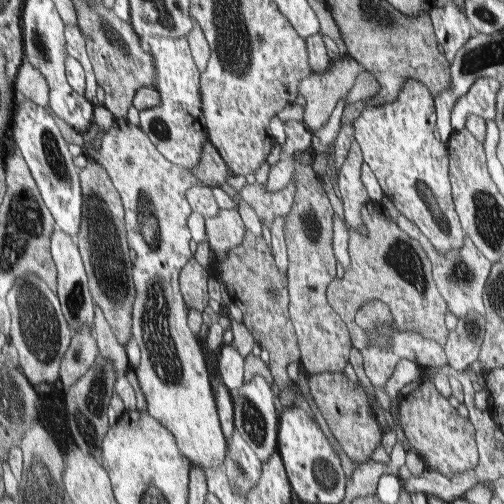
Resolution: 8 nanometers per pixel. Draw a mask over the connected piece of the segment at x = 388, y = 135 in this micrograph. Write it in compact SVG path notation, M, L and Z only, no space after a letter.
M408 77L398 97L392 103L364 109L351 125L364 163L374 172L383 194L395 204L400 214L410 220L416 228L420 228L420 232L430 240L431 246L436 248L438 254L446 254L448 250L454 248L452 240L448 240L448 236L444 236L444 232L438 230L434 218L430 218L426 202L422 200L416 188L416 182L422 176L426 176L424 182L430 188L446 188L446 196L450 196L450 182L448 182L450 156L447 144L438 141L434 136L437 118L433 99L428 87L420 79Z

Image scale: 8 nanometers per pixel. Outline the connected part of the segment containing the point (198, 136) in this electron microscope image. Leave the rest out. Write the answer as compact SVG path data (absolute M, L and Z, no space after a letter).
M152 36L148 38L148 43L156 65L154 88L158 89L161 104L139 112L139 126L170 162L190 170L194 165L198 165L202 149L206 146L206 139L210 140L208 128L203 122L204 113L201 110L201 72L194 63L187 36L182 38Z

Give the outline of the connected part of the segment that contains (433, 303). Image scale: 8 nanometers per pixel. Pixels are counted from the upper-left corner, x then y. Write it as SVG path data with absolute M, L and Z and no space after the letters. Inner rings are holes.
M369 200L362 207L362 222L366 235L348 229L348 255L350 266L341 279L328 284L326 298L332 309L342 318L350 331L351 346L364 351L364 348L377 345L386 347L391 344L390 334L395 331L419 333L423 338L446 345L449 330L445 326L447 303L439 294L432 262L420 242L410 238L398 224L384 214L381 201ZM371 300L381 300L391 311L392 322L376 321L374 329L362 329L355 323L355 314Z

